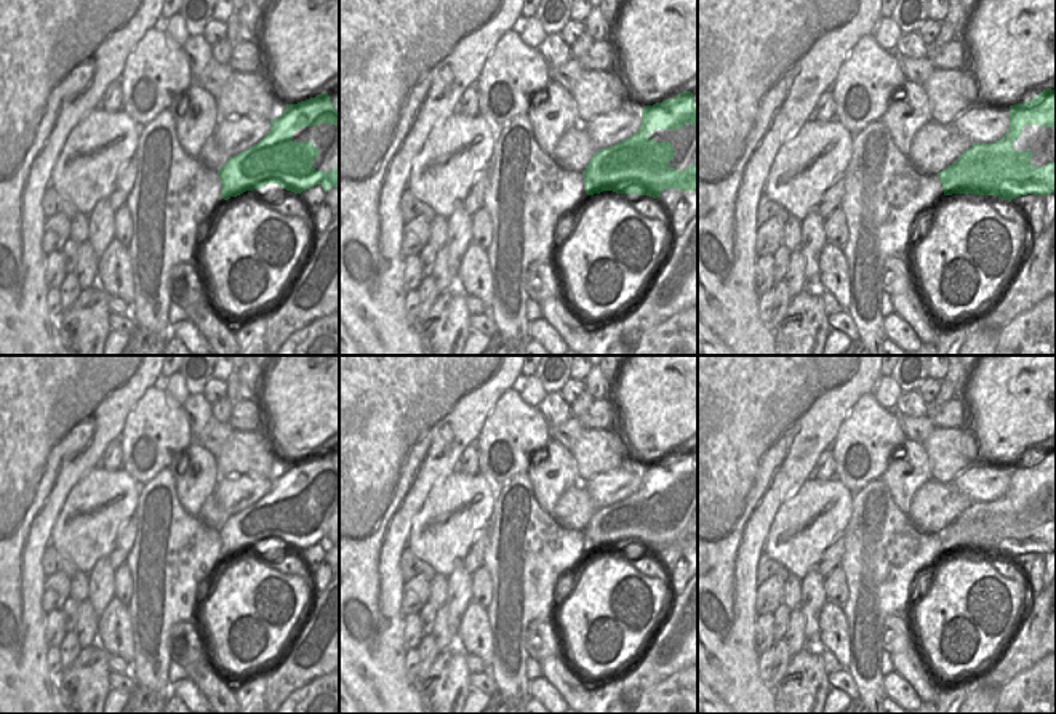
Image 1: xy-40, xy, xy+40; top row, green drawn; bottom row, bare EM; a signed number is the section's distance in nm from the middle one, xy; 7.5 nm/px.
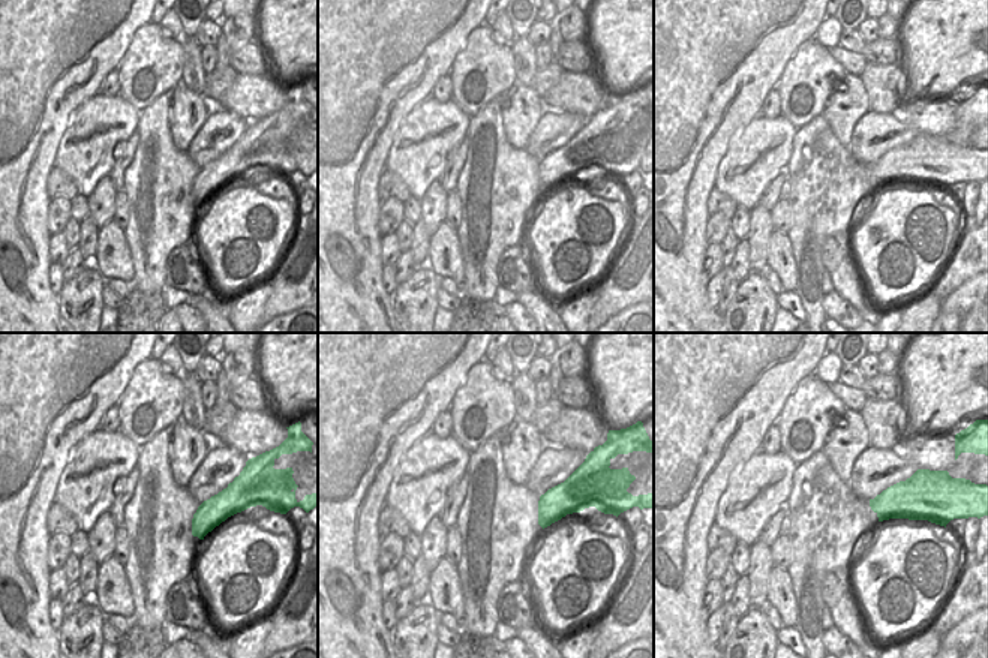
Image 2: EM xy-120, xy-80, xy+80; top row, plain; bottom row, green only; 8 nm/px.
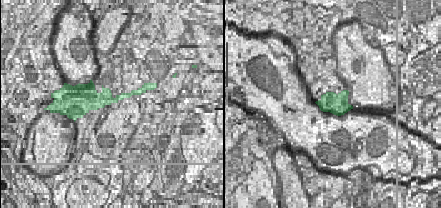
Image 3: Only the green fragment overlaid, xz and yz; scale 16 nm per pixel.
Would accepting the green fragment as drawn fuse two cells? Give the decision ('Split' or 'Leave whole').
Split

